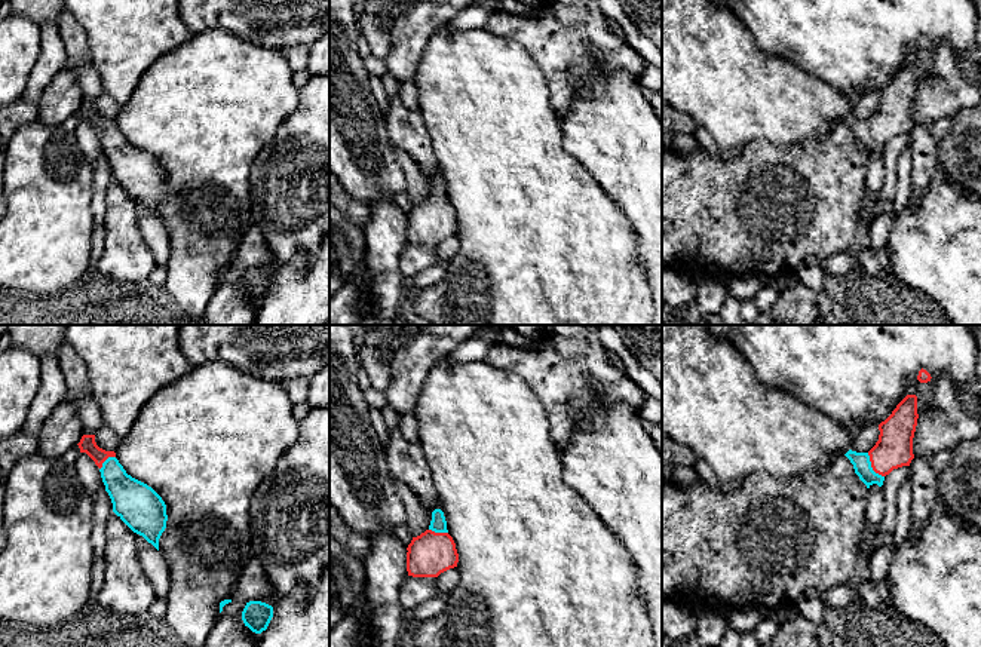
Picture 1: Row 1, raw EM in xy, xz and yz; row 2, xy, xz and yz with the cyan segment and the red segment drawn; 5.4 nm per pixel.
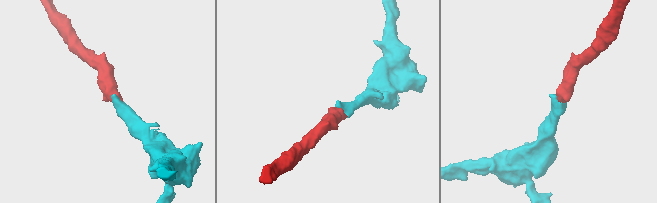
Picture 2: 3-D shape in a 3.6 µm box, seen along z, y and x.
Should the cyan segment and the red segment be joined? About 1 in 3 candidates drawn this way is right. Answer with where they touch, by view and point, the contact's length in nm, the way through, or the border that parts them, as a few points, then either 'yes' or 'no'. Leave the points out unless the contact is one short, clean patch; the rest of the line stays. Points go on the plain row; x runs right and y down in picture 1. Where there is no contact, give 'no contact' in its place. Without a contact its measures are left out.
contact yz (870, 134); length 160 nm; way yz (861, 129), (870, 134), (894, 116); yes

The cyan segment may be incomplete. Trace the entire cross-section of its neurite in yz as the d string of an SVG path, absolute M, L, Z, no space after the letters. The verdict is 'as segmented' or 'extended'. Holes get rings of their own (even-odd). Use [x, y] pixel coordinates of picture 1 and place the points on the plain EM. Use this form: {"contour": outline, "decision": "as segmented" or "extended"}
{"contour": "M907 62L879 92L879 108L868 120L849 117L844 122L867 156L873 151L882 154L885 144L893 137L910 134L914 126L913 105L917 86L917 64Z", "decision": "extended"}

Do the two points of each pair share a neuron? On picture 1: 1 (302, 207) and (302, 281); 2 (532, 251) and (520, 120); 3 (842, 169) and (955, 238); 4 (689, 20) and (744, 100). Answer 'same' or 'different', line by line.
1: different
2: same
3: different
4: same

